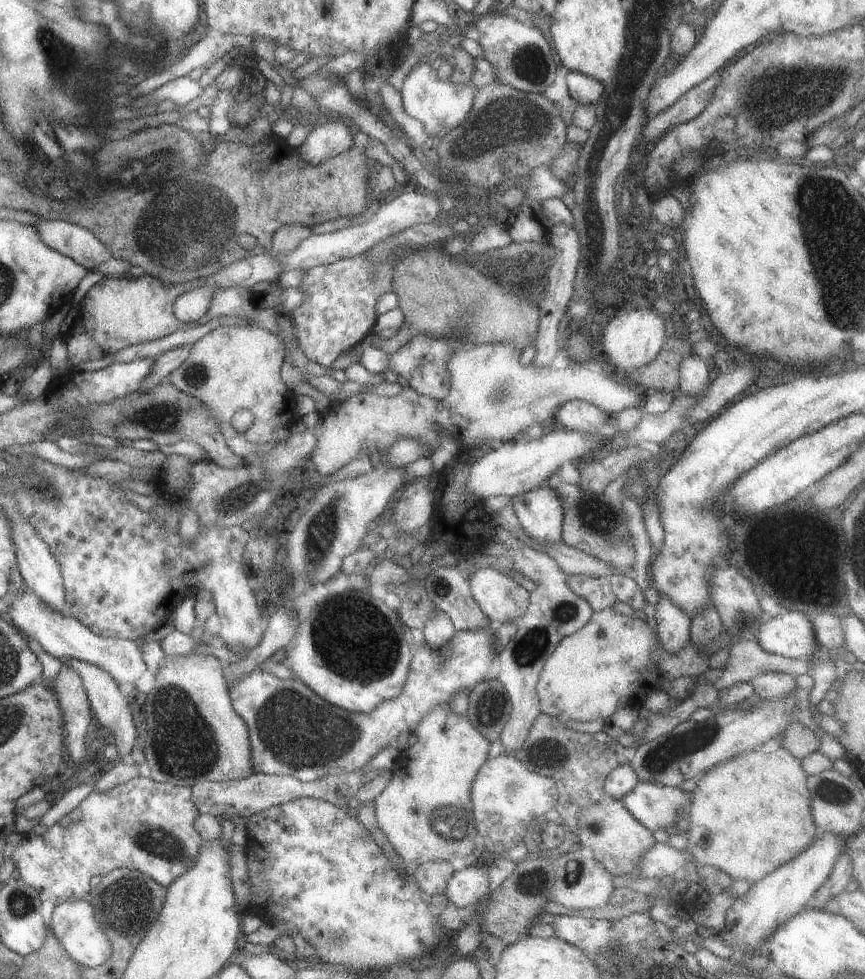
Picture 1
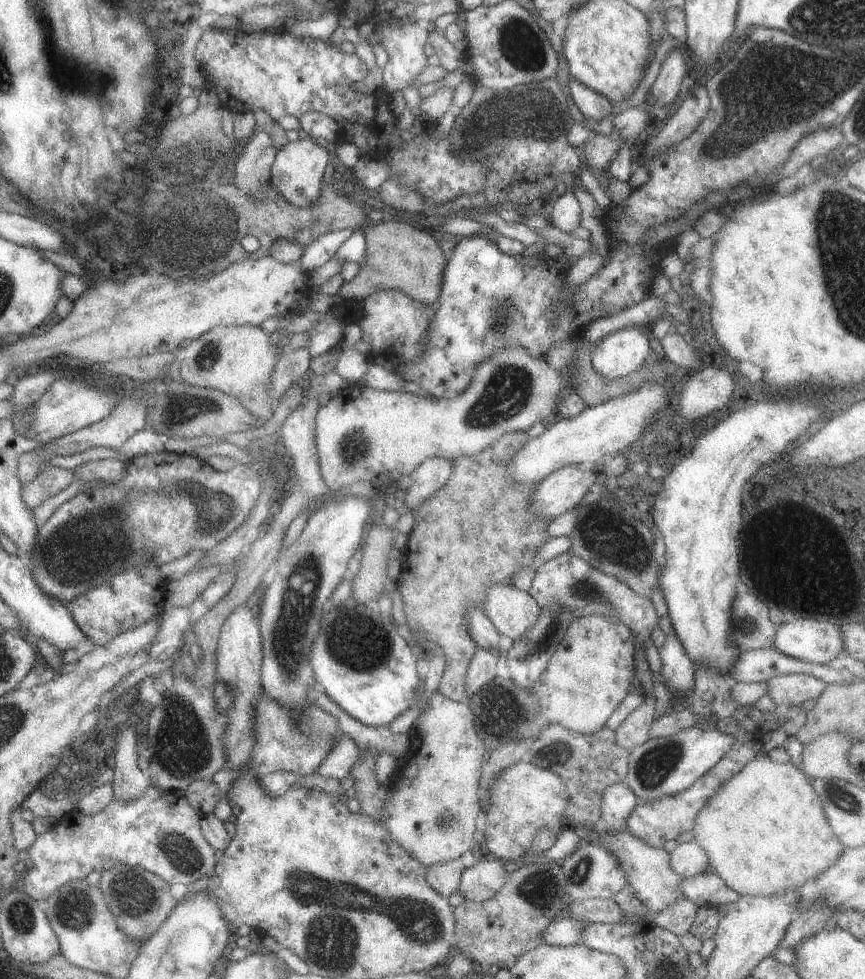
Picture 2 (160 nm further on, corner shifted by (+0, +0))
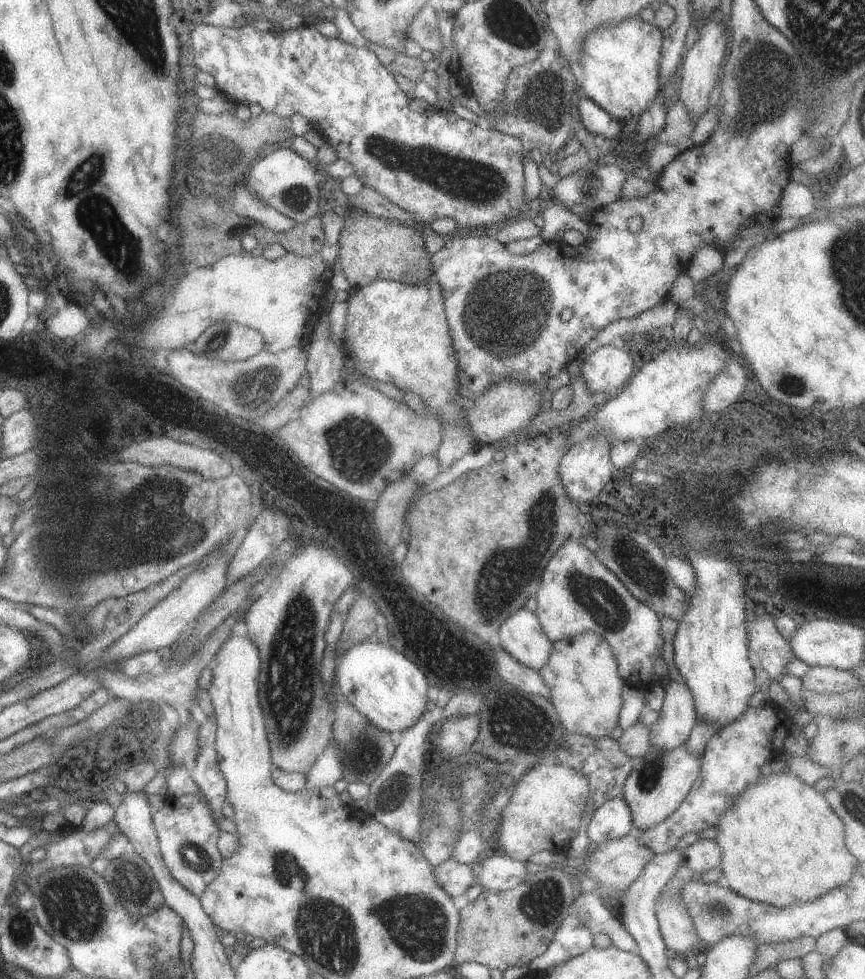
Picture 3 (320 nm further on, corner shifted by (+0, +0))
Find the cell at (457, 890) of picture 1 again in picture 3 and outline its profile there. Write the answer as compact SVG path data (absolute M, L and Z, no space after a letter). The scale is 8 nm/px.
M495 853L479 864L481 867L478 875L474 877L474 884L481 886L481 892L491 894L514 888L528 874L523 863Z

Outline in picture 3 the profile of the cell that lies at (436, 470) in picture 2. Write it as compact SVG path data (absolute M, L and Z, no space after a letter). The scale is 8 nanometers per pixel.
M432 275L417 284L375 280L367 286L352 290L345 301L345 328L342 333L345 343L341 344L341 349L350 352L355 360L355 370L358 374L415 394L420 401L425 402L427 410L433 416L437 416L441 422L447 422L441 424L441 444L435 452L439 471L448 470L467 452L475 449L469 430L465 426L465 420L461 418L461 408L451 400L453 396L458 395L457 360L451 348L439 286Z

